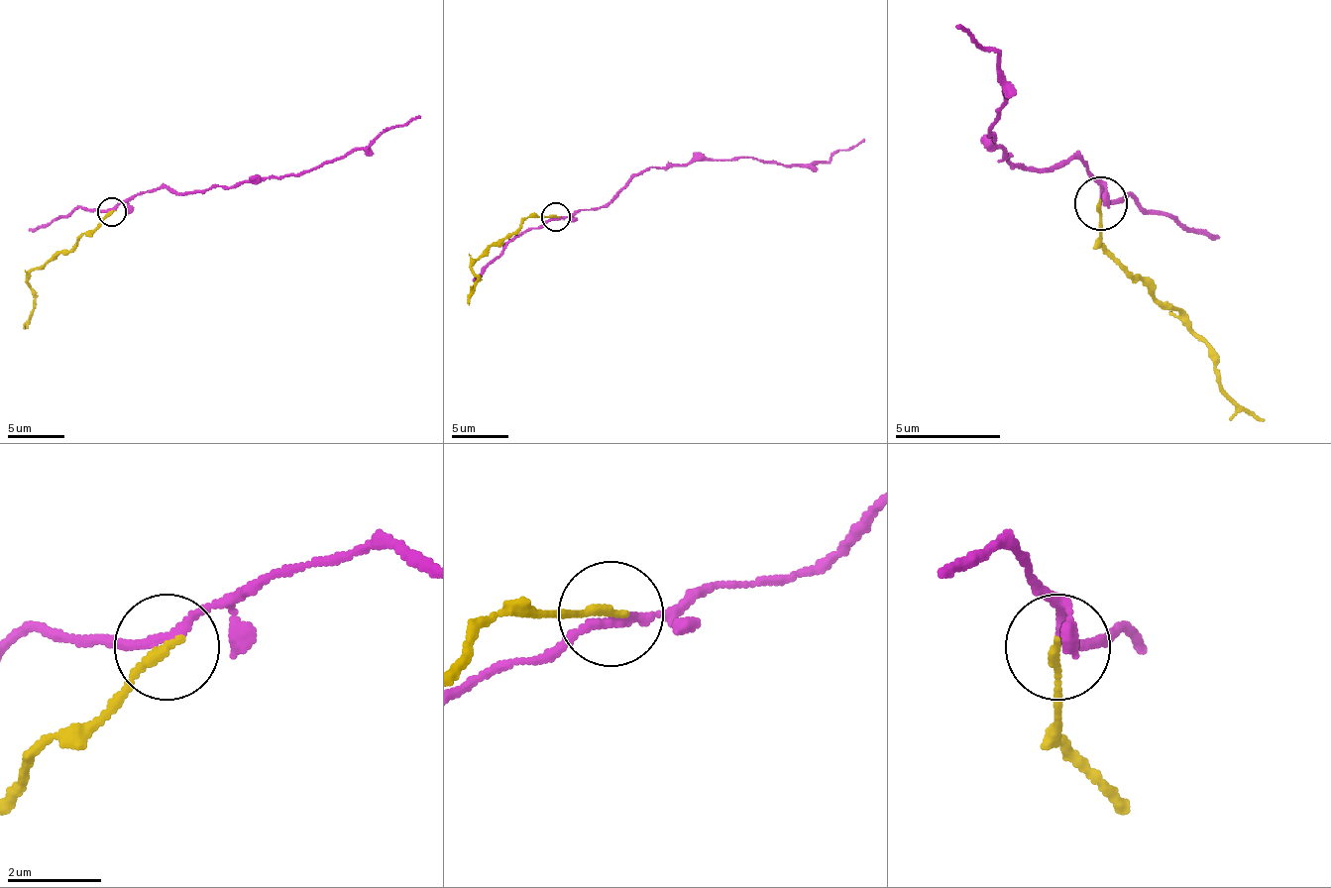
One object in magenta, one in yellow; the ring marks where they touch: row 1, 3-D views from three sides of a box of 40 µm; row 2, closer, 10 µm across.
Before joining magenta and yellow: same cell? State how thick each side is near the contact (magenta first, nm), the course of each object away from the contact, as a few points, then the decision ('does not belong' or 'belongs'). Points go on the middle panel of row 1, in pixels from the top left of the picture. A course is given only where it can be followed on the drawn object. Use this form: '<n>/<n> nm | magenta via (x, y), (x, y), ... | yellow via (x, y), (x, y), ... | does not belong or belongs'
180/220 nm | magenta via (555, 217), (609, 203), (651, 166), (745, 158), (811, 166), (841, 149), (853, 149), (864, 138) | yellow via (555, 217), (529, 217), (475, 260), (473, 272), (478, 279), (470, 305) | does not belong

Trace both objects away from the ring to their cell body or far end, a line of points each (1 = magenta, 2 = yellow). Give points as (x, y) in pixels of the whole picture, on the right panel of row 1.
1: (1102, 199), (1075, 157), (1049, 167), (1007, 163), (991, 136), (1007, 88), (991, 52), (953, 25)
2: (1102, 204), (1102, 242), (1128, 274), (1134, 274), (1181, 315), (1202, 342), (1218, 385), (1266, 421)

